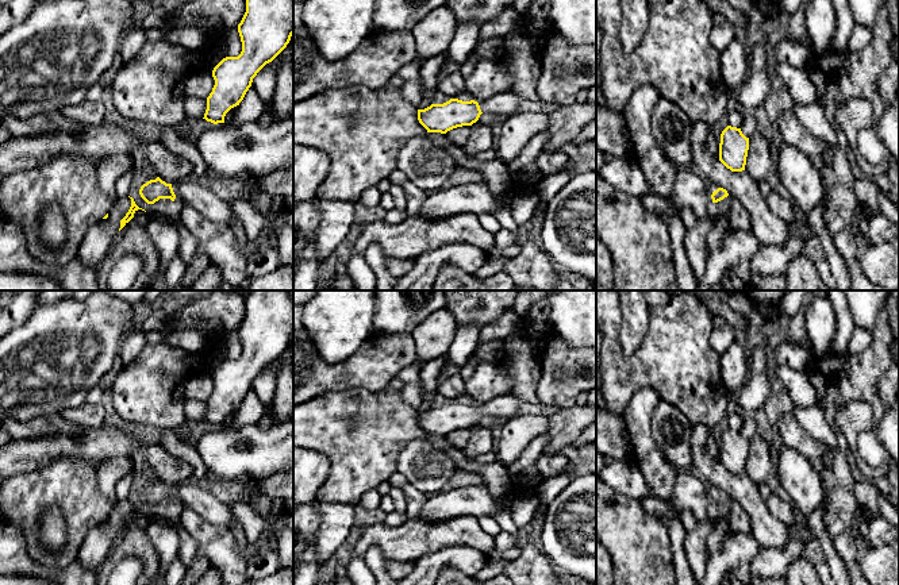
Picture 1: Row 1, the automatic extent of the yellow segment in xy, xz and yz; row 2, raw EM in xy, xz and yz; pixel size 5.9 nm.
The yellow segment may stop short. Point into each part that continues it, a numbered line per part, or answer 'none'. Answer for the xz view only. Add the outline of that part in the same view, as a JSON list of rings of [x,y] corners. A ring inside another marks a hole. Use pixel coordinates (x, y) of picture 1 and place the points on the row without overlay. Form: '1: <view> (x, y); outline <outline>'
1: xz (507, 405); outline [[[508,393],[479,405],[481,415],[511,419],[518,415],[518,409],[523,401]]]

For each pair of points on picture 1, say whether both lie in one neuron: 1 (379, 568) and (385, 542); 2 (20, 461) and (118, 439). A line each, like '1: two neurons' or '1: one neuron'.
1: two neurons
2: one neuron

